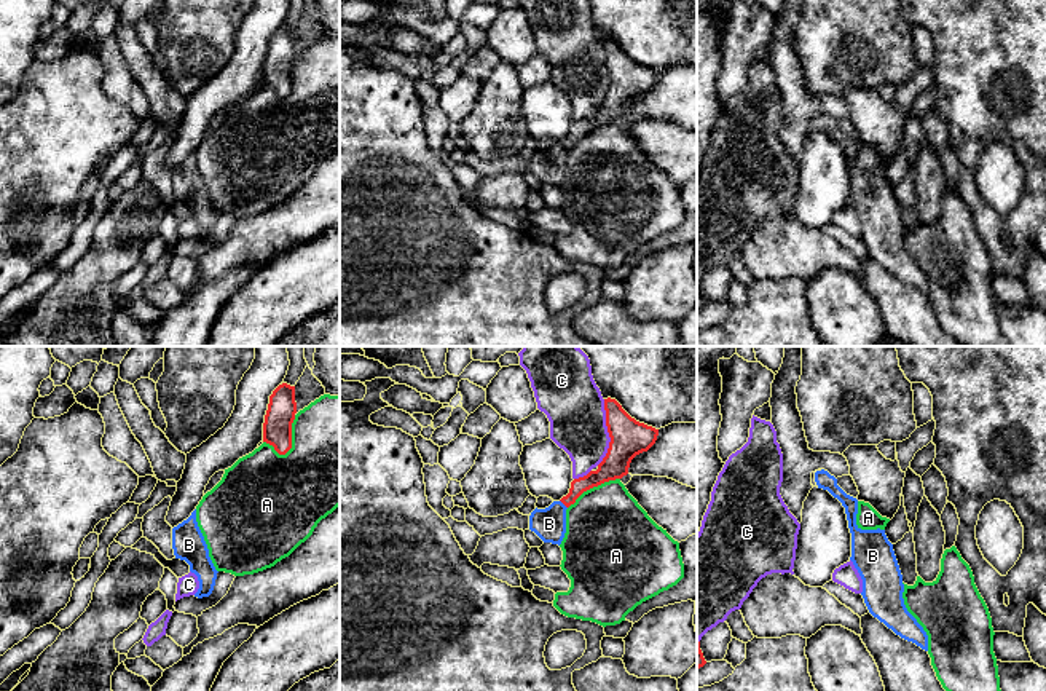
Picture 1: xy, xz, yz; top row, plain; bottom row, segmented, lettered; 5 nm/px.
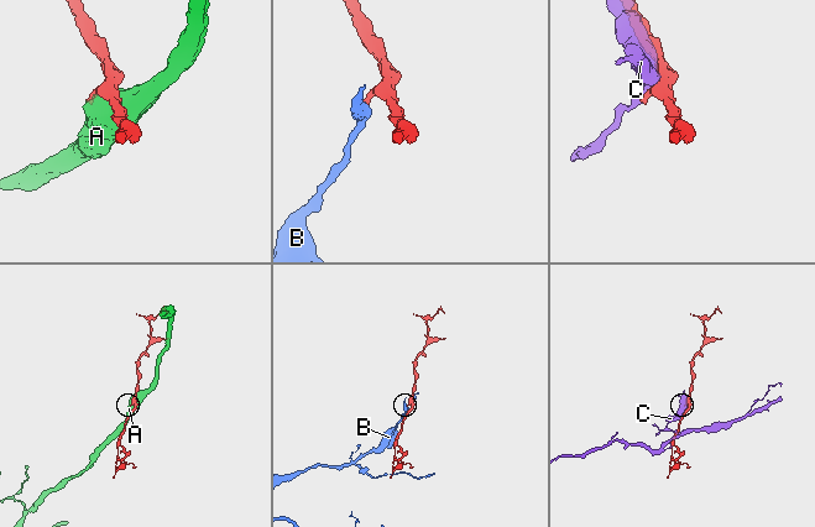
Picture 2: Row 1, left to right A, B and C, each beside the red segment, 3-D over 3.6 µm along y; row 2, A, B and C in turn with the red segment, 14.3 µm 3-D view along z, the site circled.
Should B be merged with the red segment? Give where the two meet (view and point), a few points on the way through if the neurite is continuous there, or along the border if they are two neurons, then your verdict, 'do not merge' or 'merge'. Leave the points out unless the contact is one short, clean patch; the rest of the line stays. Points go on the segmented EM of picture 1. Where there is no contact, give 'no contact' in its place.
xz (563, 503) | along xz (560, 500), (566, 508) | do not merge

